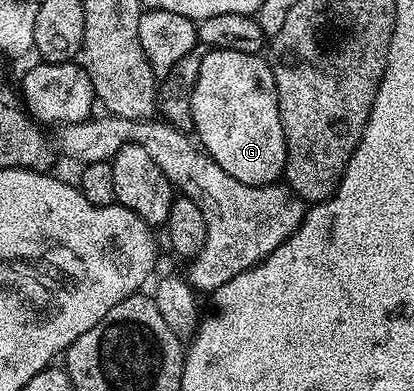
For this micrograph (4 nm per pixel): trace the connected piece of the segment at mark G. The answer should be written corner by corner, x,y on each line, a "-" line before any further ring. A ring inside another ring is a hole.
235,49
206,51
191,94
191,114
200,147
231,178
251,186
275,184
282,179
285,135
277,109
273,69
260,55

